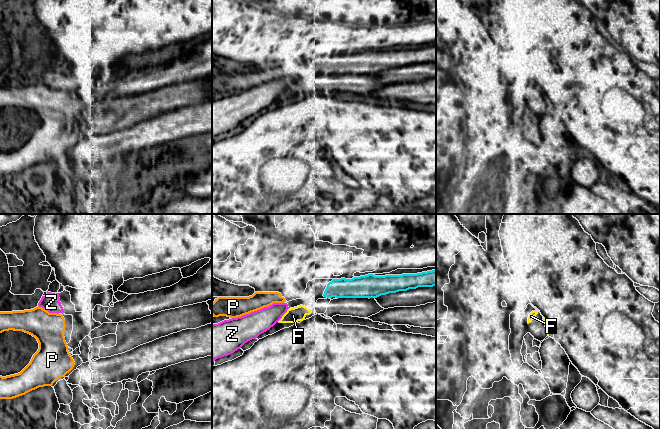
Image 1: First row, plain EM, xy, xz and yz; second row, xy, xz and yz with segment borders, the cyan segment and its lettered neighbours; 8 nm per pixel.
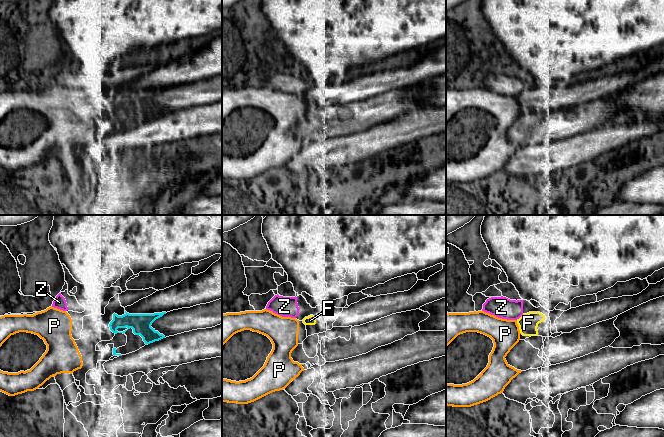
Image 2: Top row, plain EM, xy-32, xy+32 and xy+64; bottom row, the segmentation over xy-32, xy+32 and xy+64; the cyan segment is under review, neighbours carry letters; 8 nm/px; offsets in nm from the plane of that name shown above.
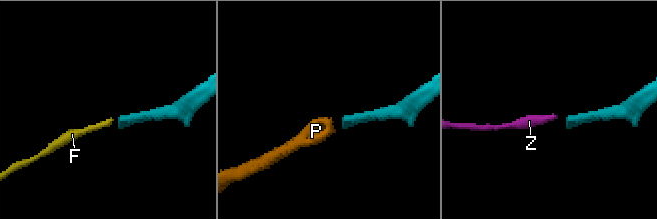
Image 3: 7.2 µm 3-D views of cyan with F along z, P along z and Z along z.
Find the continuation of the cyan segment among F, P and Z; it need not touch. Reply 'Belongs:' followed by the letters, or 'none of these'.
Belongs: P

